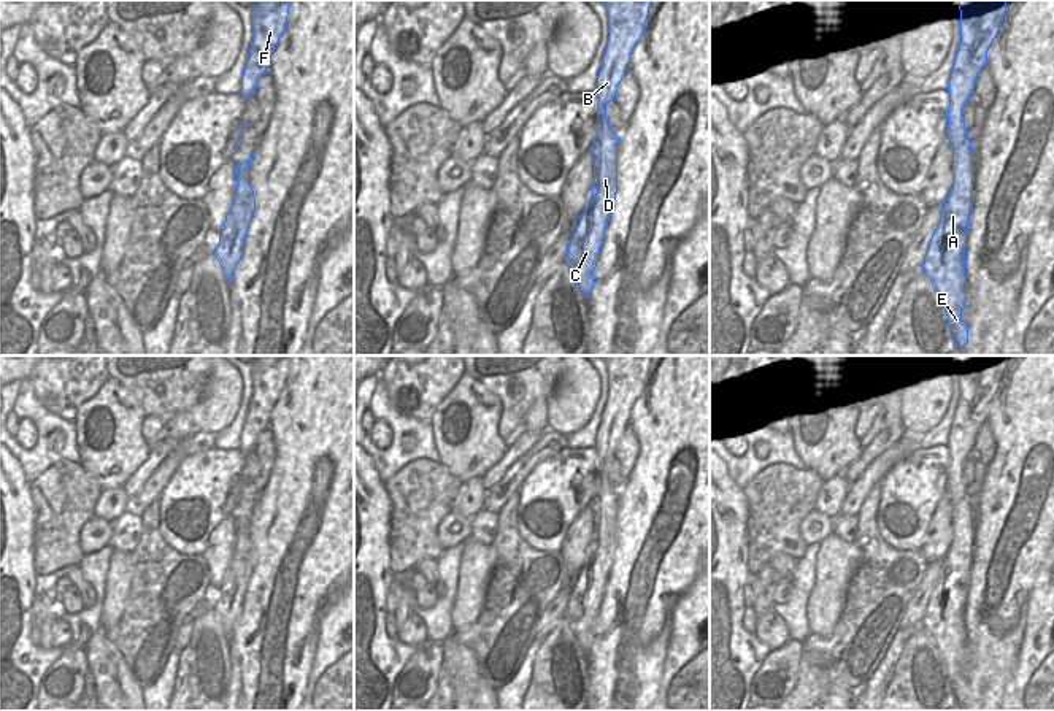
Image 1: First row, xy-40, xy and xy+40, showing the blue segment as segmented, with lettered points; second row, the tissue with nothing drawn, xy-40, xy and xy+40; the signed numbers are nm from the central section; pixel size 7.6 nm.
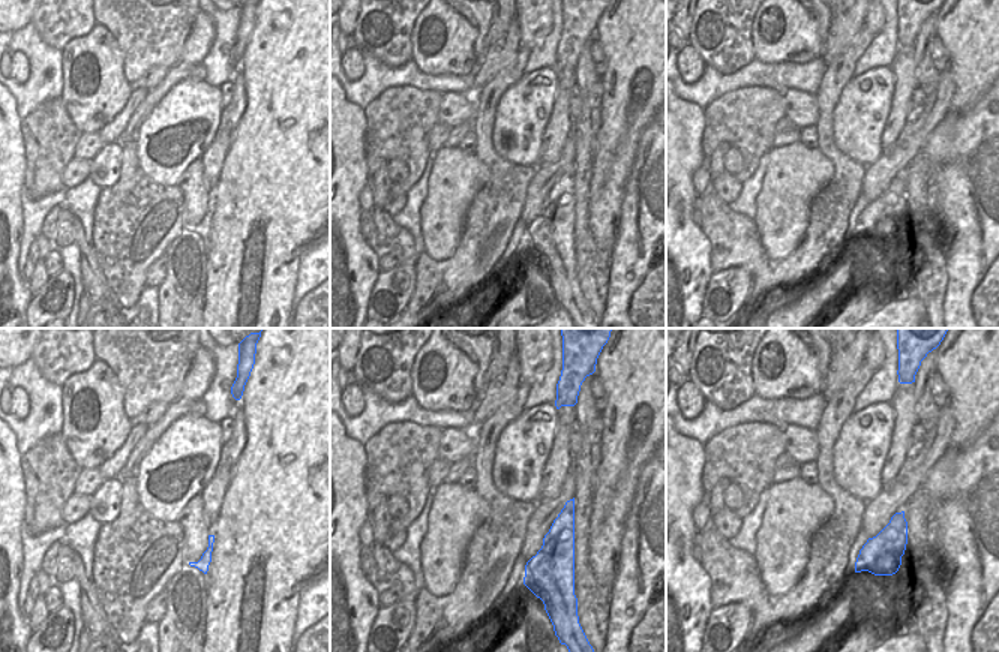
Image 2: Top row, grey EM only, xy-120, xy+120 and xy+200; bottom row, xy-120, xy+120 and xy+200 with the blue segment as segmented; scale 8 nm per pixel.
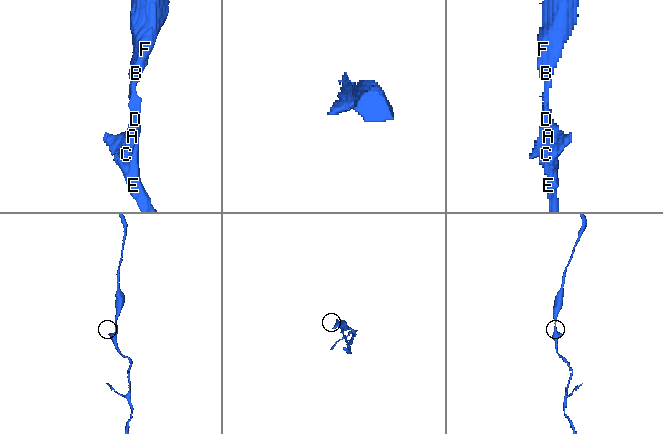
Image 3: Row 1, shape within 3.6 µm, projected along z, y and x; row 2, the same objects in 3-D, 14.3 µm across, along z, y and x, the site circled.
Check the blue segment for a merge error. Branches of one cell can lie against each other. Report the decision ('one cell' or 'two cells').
one cell

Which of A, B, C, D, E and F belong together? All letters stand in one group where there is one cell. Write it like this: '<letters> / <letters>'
A B C D E F

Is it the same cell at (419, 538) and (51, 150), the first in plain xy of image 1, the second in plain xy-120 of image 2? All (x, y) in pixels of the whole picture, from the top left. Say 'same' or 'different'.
same

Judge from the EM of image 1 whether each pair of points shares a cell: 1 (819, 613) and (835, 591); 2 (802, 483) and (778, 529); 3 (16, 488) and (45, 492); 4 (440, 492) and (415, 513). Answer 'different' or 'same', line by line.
1: same
2: same
3: different
4: same

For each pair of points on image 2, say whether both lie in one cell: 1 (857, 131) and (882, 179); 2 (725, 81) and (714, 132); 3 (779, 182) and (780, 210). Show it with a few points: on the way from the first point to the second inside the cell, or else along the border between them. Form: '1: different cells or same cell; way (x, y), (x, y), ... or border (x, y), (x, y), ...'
1: different cells; border (884, 150), (867, 167)
2: different cells; border (756, 86), (732, 89), (720, 95), (705, 110)
3: same cell; way (780, 189), (780, 203)

